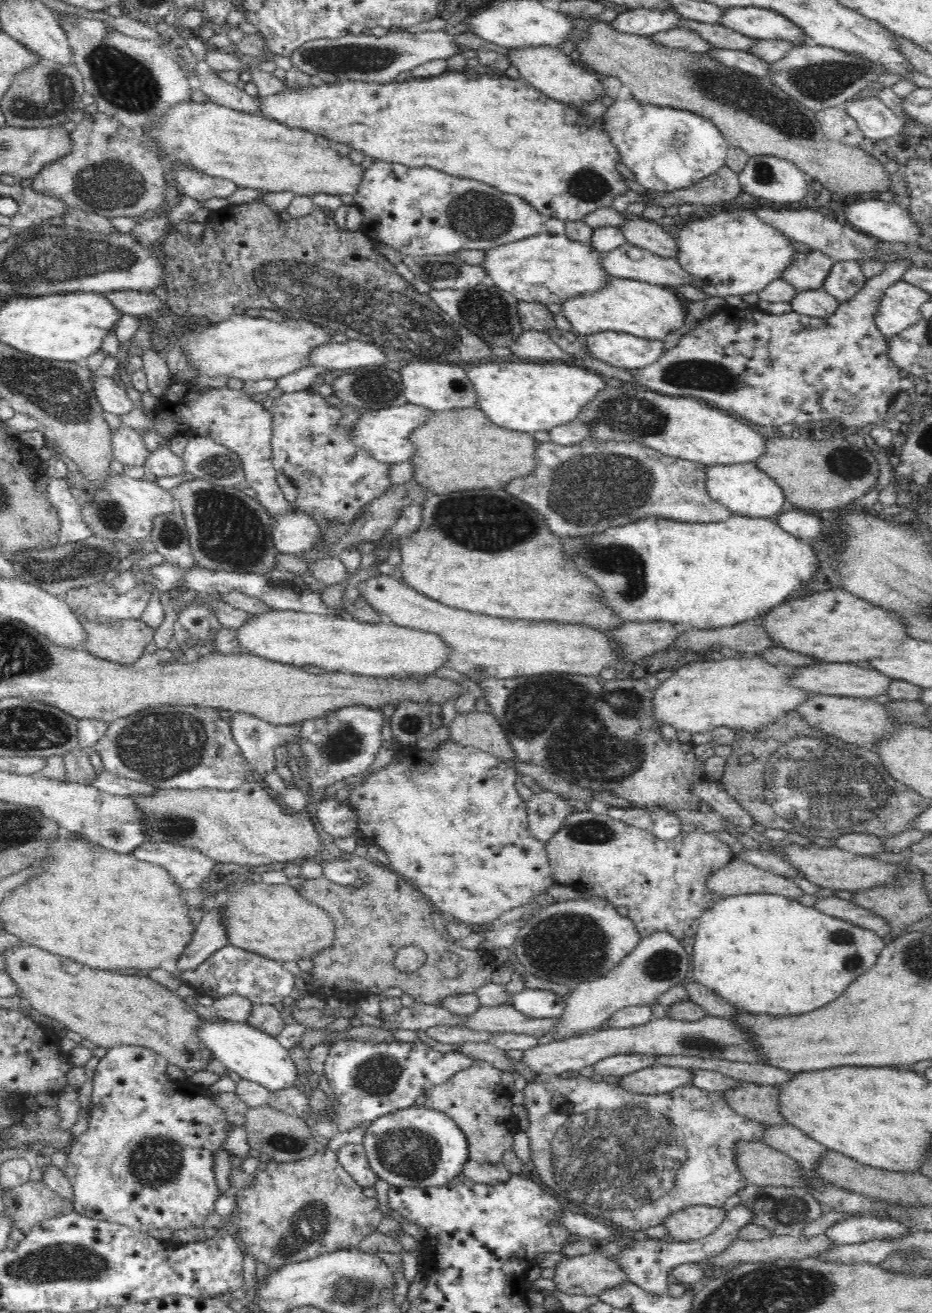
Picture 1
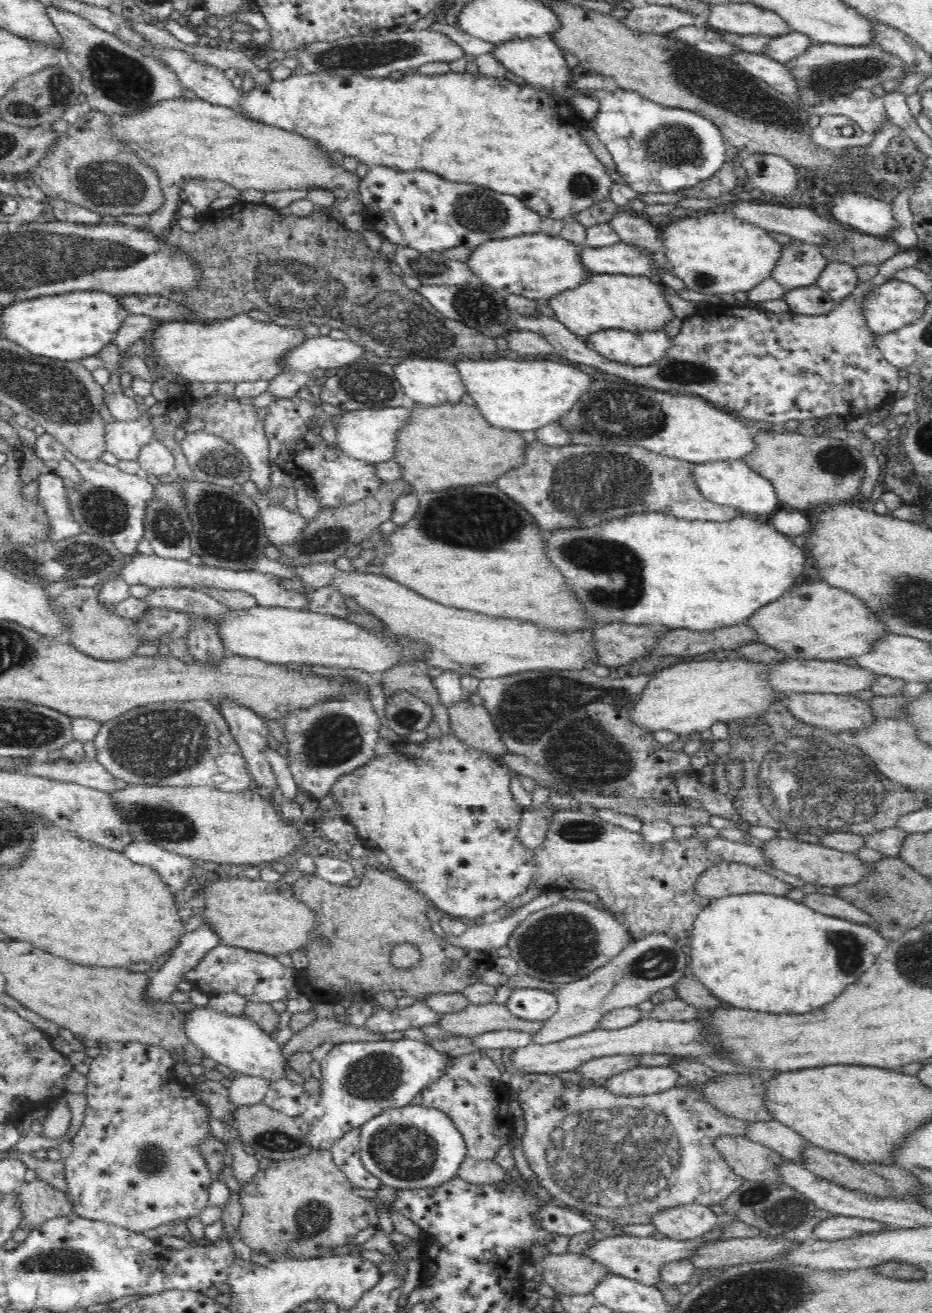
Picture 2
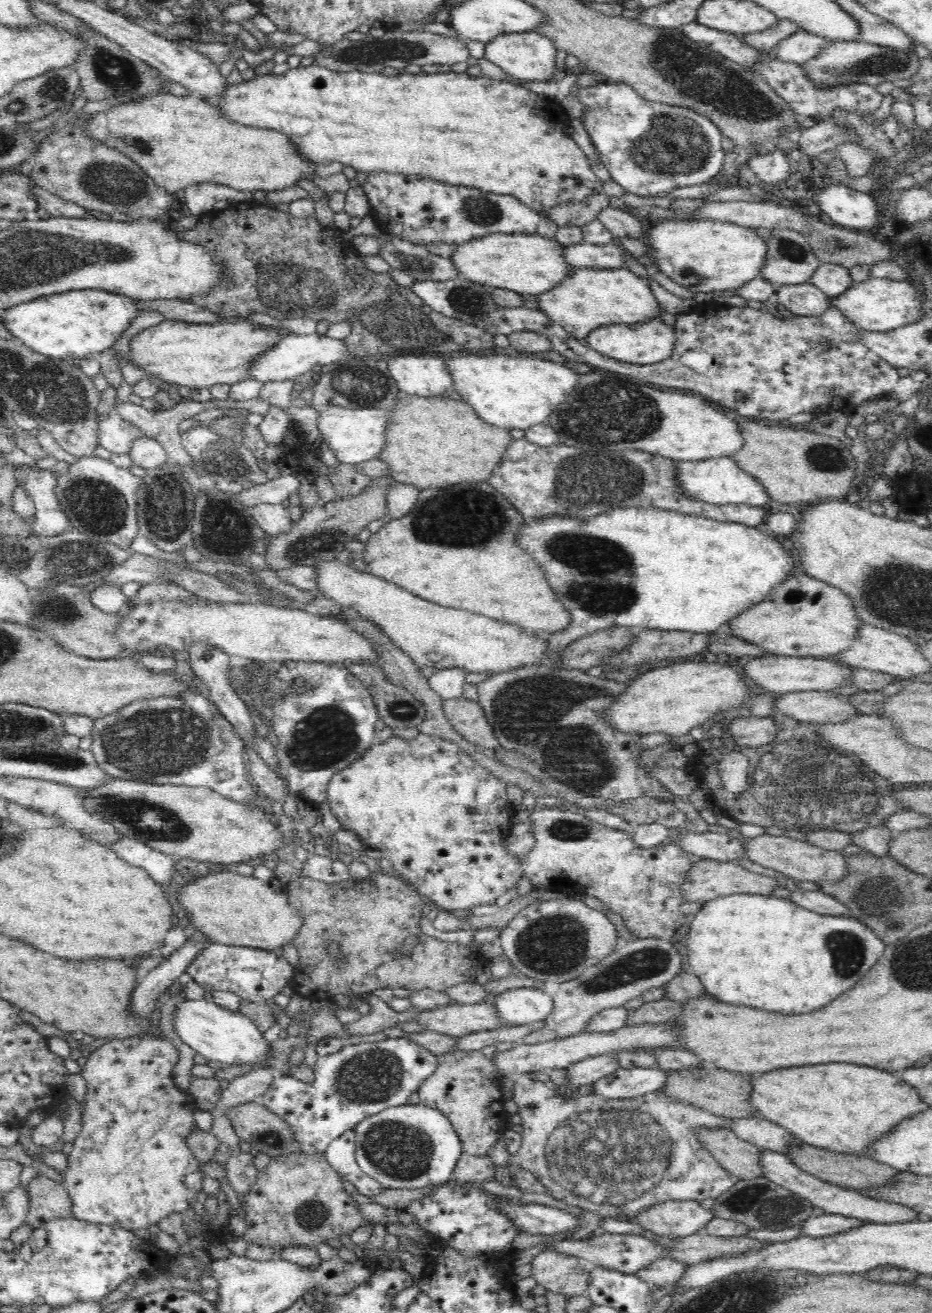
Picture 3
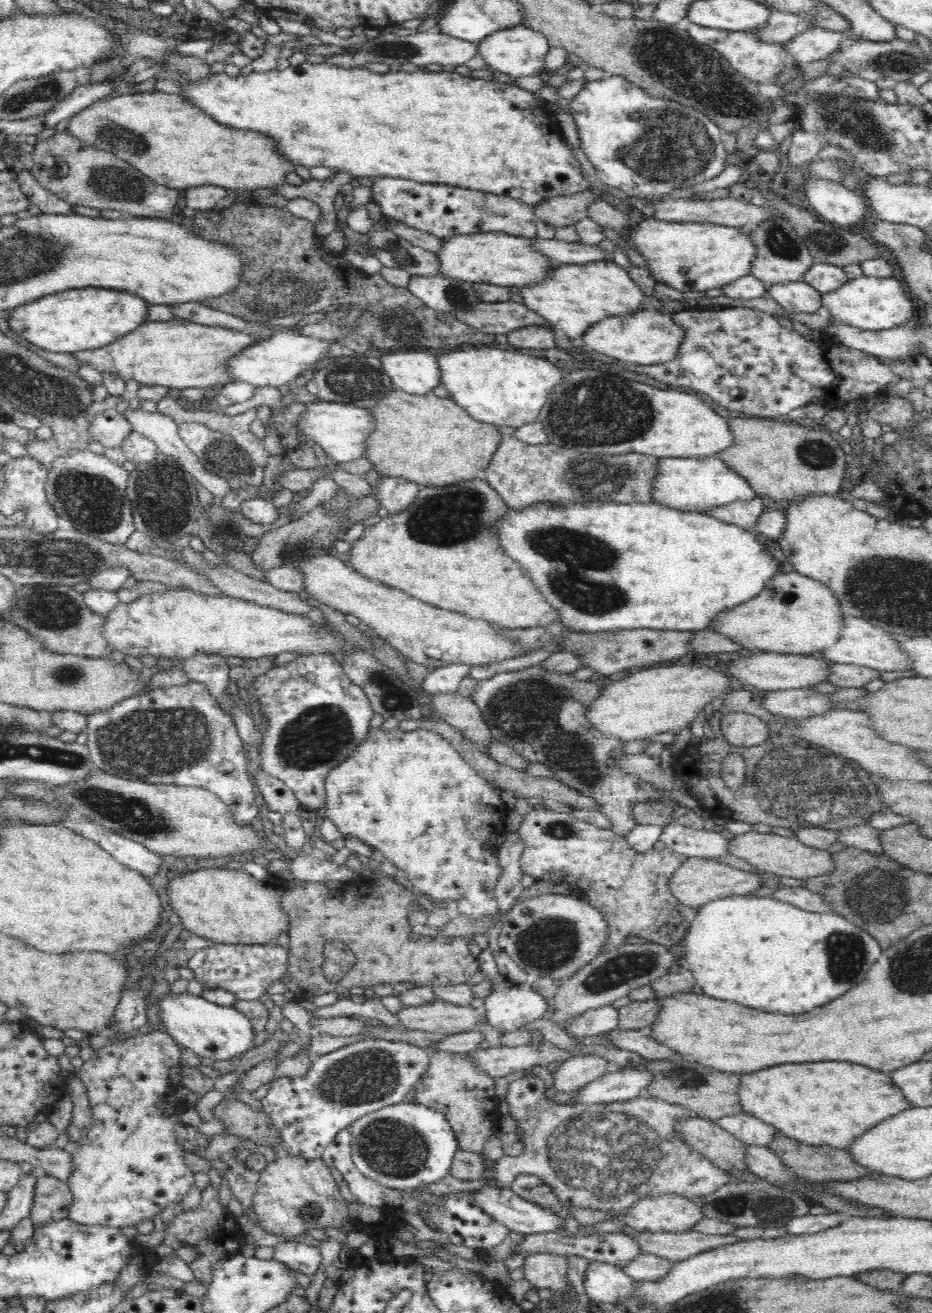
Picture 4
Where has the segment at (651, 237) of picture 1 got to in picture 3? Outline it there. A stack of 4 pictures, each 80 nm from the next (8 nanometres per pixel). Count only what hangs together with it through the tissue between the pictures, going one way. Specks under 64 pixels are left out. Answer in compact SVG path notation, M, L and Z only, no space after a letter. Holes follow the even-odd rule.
M616 207L604 208L598 220L602 221L616 238L620 236L620 238L644 241L648 236L648 231L644 228L644 220Z

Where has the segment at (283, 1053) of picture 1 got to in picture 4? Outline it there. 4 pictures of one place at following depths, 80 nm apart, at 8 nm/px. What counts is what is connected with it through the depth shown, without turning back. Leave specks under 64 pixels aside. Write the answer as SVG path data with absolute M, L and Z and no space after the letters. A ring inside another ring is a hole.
M170 992L160 1000L160 1020L165 1031L177 1044L193 1050L197 1056L214 1061L237 1059L256 1048L256 1034L252 1021L232 1007L222 1007L186 992L176 996Z

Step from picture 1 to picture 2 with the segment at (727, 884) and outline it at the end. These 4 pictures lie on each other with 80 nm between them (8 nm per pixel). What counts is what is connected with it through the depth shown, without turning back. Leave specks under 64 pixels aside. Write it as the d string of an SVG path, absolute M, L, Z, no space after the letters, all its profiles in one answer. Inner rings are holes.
M722 861L707 871L697 885L697 894L713 899L743 893L765 893L775 896L788 896L795 890L794 886L784 880L770 876L762 870L739 863Z

